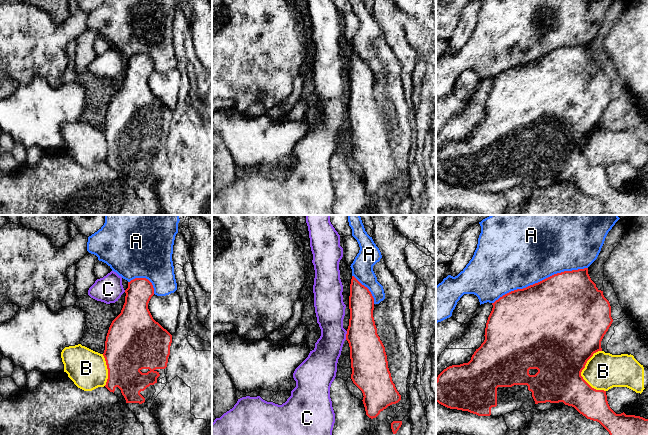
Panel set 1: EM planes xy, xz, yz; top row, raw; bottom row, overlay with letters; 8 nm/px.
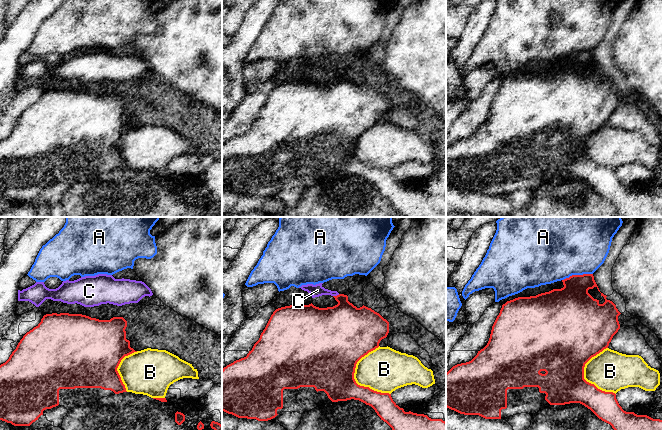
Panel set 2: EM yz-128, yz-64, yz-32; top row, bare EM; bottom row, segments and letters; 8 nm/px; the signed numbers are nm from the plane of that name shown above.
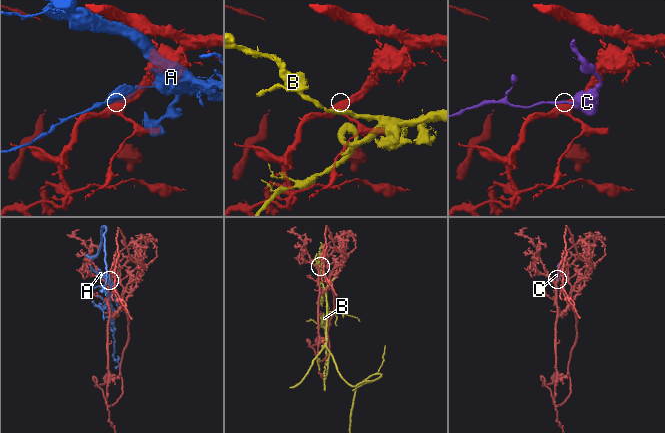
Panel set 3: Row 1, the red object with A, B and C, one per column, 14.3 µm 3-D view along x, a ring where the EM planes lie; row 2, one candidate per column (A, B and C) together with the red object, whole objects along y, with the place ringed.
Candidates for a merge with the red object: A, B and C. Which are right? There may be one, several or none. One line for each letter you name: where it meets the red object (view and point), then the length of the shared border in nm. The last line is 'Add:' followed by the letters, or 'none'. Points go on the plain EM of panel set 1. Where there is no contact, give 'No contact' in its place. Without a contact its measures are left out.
Add: none

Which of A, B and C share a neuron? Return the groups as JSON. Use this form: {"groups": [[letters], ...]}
{"groups": [["A"], ["B"], ["C"]]}

